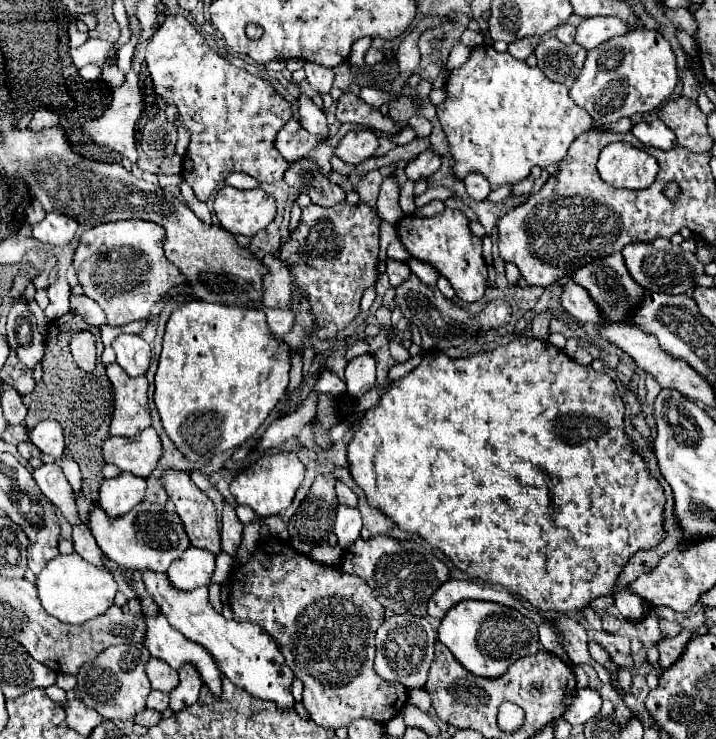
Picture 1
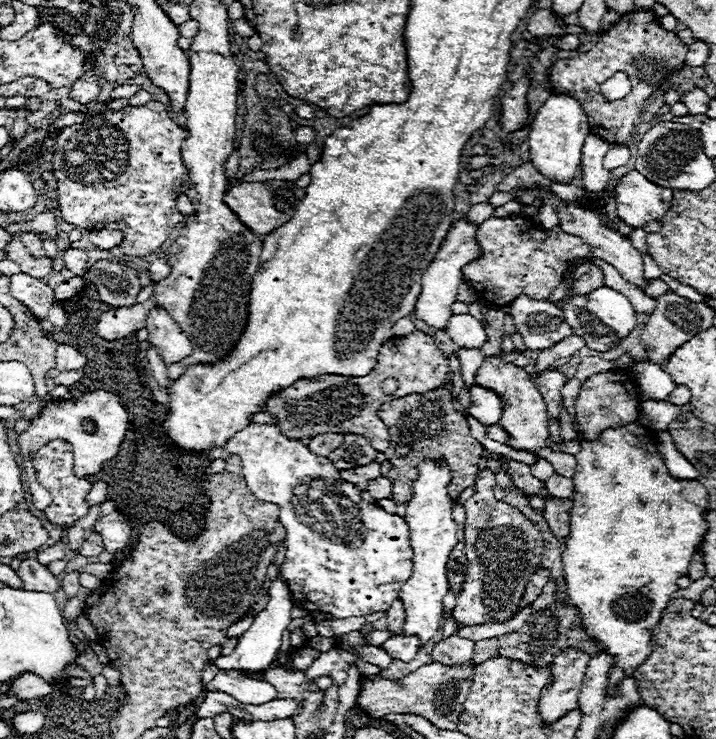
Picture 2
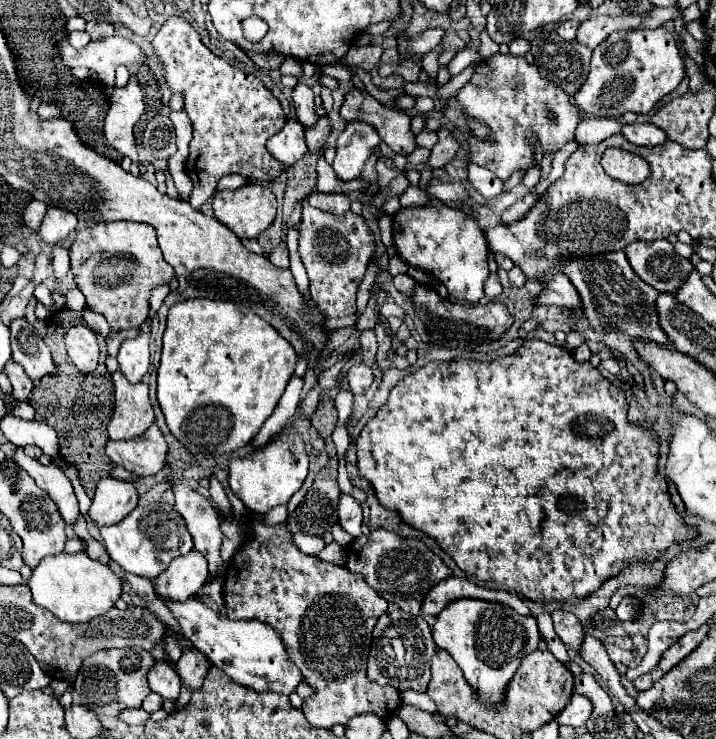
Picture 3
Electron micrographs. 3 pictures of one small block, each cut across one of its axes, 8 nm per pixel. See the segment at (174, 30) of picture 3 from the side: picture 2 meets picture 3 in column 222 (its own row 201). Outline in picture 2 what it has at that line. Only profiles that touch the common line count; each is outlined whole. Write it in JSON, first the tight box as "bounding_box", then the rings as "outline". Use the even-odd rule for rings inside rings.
{"bounding_box":[52,100,186,256],"outline":[[[154,100],[144,106],[124,106],[120,110],[86,116],[84,122],[66,126],[60,132],[52,158],[62,218],[84,230],[122,230],[124,240],[120,242],[120,250],[126,256],[146,256],[156,252],[174,226],[186,220],[186,216],[176,208],[176,196],[184,190],[186,180],[186,168],[180,154],[180,146],[186,136],[186,128],[180,128],[170,118],[170,108]]]}

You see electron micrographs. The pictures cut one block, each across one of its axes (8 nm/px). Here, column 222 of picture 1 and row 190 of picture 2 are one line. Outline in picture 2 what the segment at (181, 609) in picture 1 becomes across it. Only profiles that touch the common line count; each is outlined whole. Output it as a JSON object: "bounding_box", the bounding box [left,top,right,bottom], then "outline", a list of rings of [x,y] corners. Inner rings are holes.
{"bounding_box":[549,170,674,228],"outline":[[[638,170],[628,172],[620,178],[616,188],[616,206],[618,218],[630,226],[642,228],[650,220],[660,220],[672,204],[674,190],[650,182]],[[551,182],[549,188],[556,194],[556,196],[564,201],[577,202],[586,194],[585,190],[574,184],[566,185],[557,182]]]}

